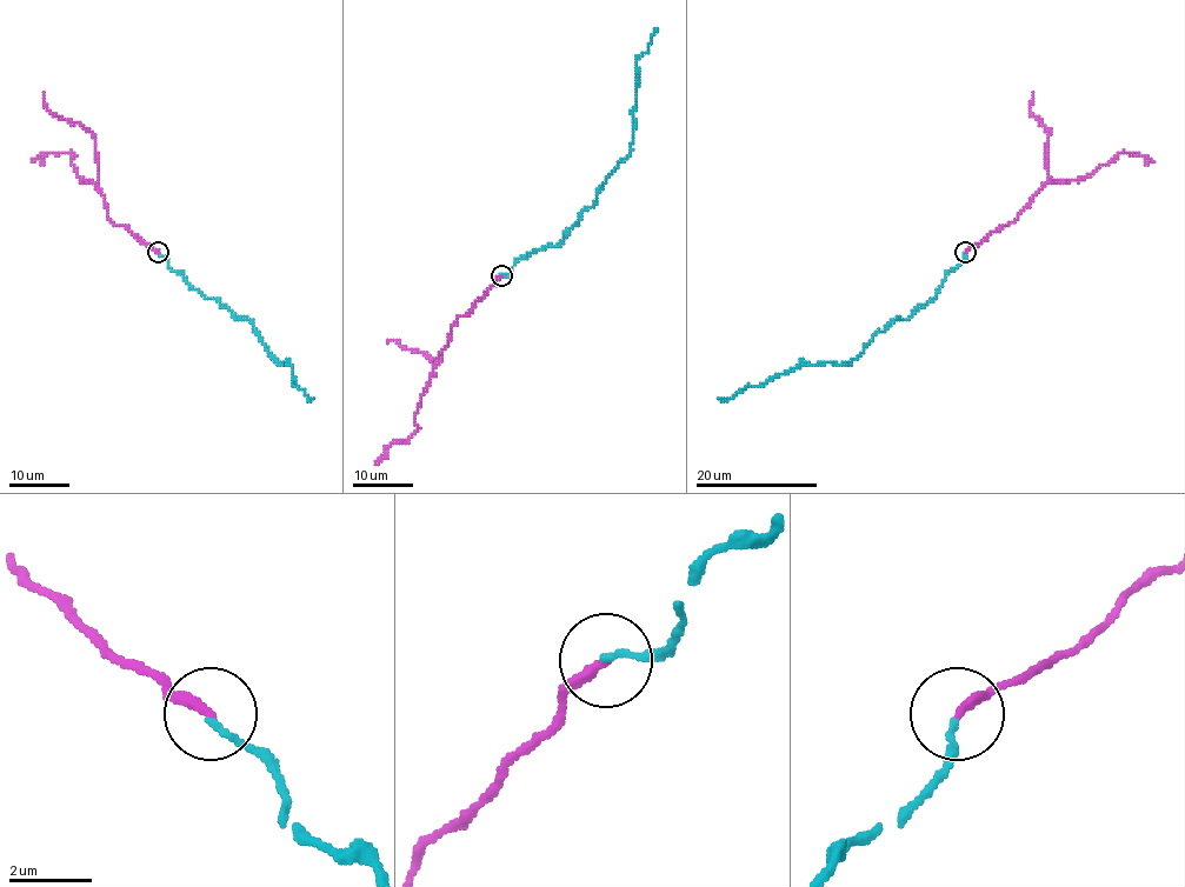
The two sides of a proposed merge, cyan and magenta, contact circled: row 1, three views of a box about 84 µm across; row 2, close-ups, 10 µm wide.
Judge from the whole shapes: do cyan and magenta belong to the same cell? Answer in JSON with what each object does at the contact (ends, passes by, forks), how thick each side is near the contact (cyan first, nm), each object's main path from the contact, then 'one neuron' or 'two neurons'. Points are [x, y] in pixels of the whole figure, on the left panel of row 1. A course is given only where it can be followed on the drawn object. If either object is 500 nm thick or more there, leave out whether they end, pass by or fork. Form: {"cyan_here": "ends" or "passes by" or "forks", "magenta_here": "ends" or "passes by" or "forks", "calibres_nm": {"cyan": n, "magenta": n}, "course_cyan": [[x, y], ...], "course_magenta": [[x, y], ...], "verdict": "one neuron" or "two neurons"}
{"cyan_here": "ends", "magenta_here": "ends", "calibres_nm": {"cyan": 160, "magenta": 240}, "course_cyan": [[158, 252], [195, 289], [237, 319], [247, 319], [267, 352], [281, 364], [290, 361], [293, 385], [313, 399]], "course_magenta": [[158, 252], [124, 225], [113, 224], [105, 195], [90, 181], [77, 174], [72, 152], [40, 155], [31, 162]], "verdict": "one neuron"}

